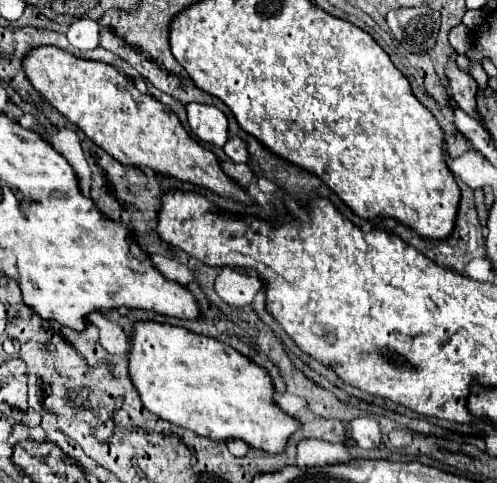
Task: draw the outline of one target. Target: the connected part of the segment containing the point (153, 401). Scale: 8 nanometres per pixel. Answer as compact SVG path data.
M139 320L133 324L129 378L143 406L159 418L211 440L241 438L249 446L277 454L299 422L273 402L273 384L265 368L231 346L187 328Z

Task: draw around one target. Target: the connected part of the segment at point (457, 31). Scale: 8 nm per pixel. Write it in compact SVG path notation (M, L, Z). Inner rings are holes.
M460 23L451 29L448 40L458 54L465 54L472 45L473 37L471 31Z

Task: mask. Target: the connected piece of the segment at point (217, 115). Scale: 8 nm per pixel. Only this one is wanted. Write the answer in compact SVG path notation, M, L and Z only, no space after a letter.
M191 102L187 104L187 116L191 132L199 140L217 148L221 148L227 142L227 116L219 108Z

